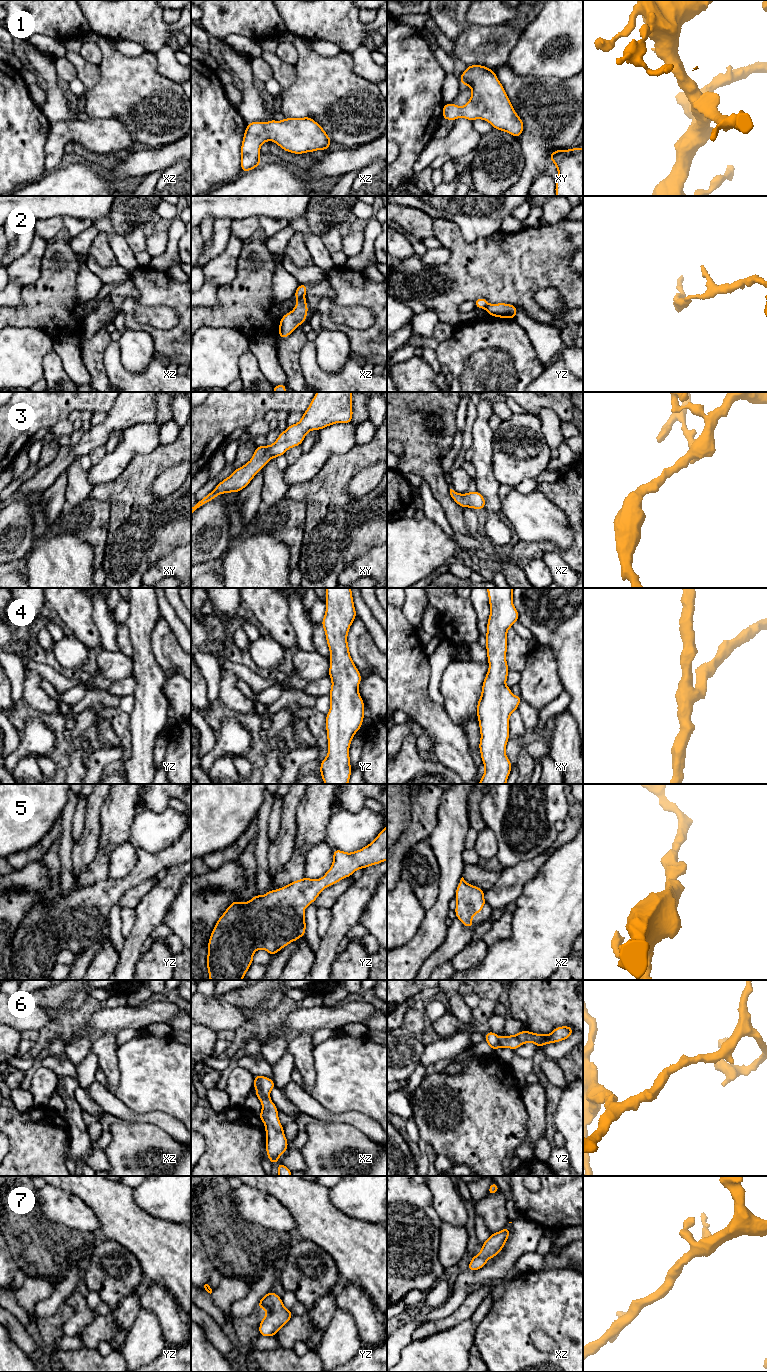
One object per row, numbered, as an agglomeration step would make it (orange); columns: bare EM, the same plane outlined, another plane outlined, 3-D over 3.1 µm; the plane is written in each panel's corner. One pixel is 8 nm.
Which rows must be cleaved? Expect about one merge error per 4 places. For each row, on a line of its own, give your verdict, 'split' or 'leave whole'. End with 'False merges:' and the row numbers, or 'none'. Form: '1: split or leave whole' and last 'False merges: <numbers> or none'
1: leave whole
2: split
3: leave whole
4: leave whole
5: leave whole
6: leave whole
7: leave whole
False merges: 2

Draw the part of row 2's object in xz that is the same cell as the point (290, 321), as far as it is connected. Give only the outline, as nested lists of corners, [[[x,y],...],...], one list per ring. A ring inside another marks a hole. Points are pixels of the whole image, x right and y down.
[[[300,297],[294,309],[286,313],[280,320],[279,338],[288,337],[300,324],[306,322],[308,306],[305,297]]]

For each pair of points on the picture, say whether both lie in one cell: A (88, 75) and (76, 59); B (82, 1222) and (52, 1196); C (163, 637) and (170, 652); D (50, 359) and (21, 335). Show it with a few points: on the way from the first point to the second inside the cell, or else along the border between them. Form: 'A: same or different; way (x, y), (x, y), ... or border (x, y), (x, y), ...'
A: same; way (86, 71), (80, 63)
B: same; way (74, 1214), (57, 1204)
C: same; way (164, 641), (166, 648)
D: different; border (52, 350), (43, 358), (43, 377)

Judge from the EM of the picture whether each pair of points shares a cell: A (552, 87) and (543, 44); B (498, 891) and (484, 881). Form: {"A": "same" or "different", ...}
{"A": "different", "B": "different"}

